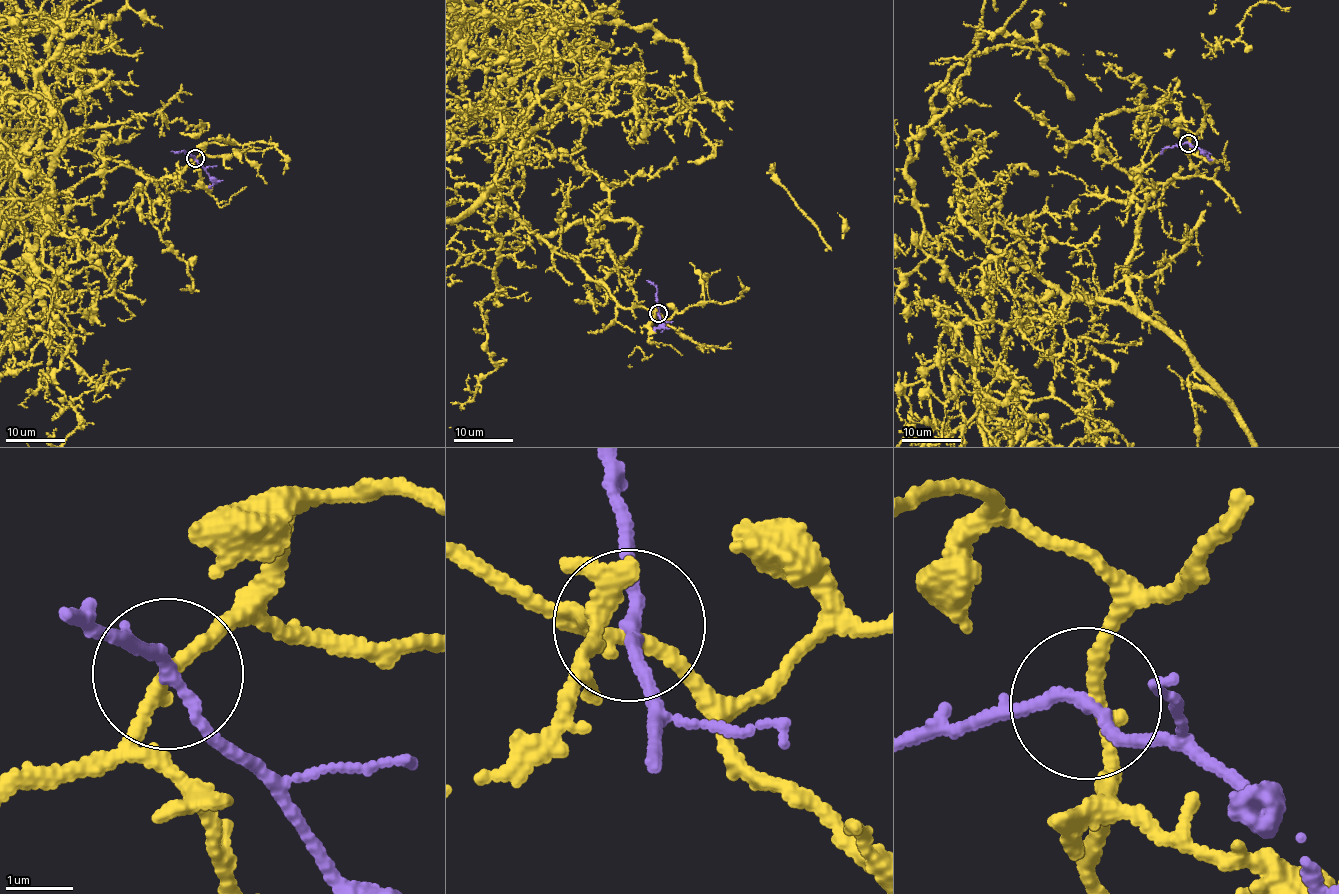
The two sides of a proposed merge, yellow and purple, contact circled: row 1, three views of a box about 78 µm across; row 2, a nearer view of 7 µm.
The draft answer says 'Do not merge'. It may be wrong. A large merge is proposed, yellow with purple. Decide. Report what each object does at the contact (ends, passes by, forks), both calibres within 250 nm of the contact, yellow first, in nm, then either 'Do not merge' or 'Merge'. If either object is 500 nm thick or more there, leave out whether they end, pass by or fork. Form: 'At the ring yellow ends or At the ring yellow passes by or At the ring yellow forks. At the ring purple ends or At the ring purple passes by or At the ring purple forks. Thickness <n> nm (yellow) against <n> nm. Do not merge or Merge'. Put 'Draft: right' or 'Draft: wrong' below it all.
At the ring yellow passes by. At the ring purple passes by. Thickness 200 nm (yellow) against 160 nm. Merge
Draft: wrong

